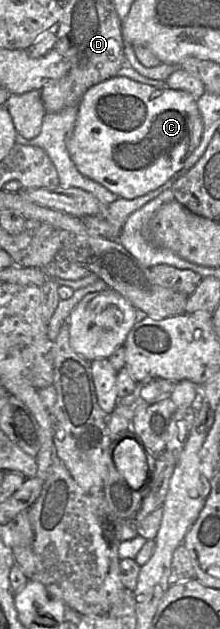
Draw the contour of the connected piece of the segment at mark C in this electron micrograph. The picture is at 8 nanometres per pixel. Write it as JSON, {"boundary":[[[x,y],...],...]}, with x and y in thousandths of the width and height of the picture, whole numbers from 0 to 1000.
{"boundary":[[[518,121],[409,138],[377,151],[305,238],[382,280],[573,316],[741,294],[818,270],[923,211],[895,157],[827,143],[723,141]]]}

